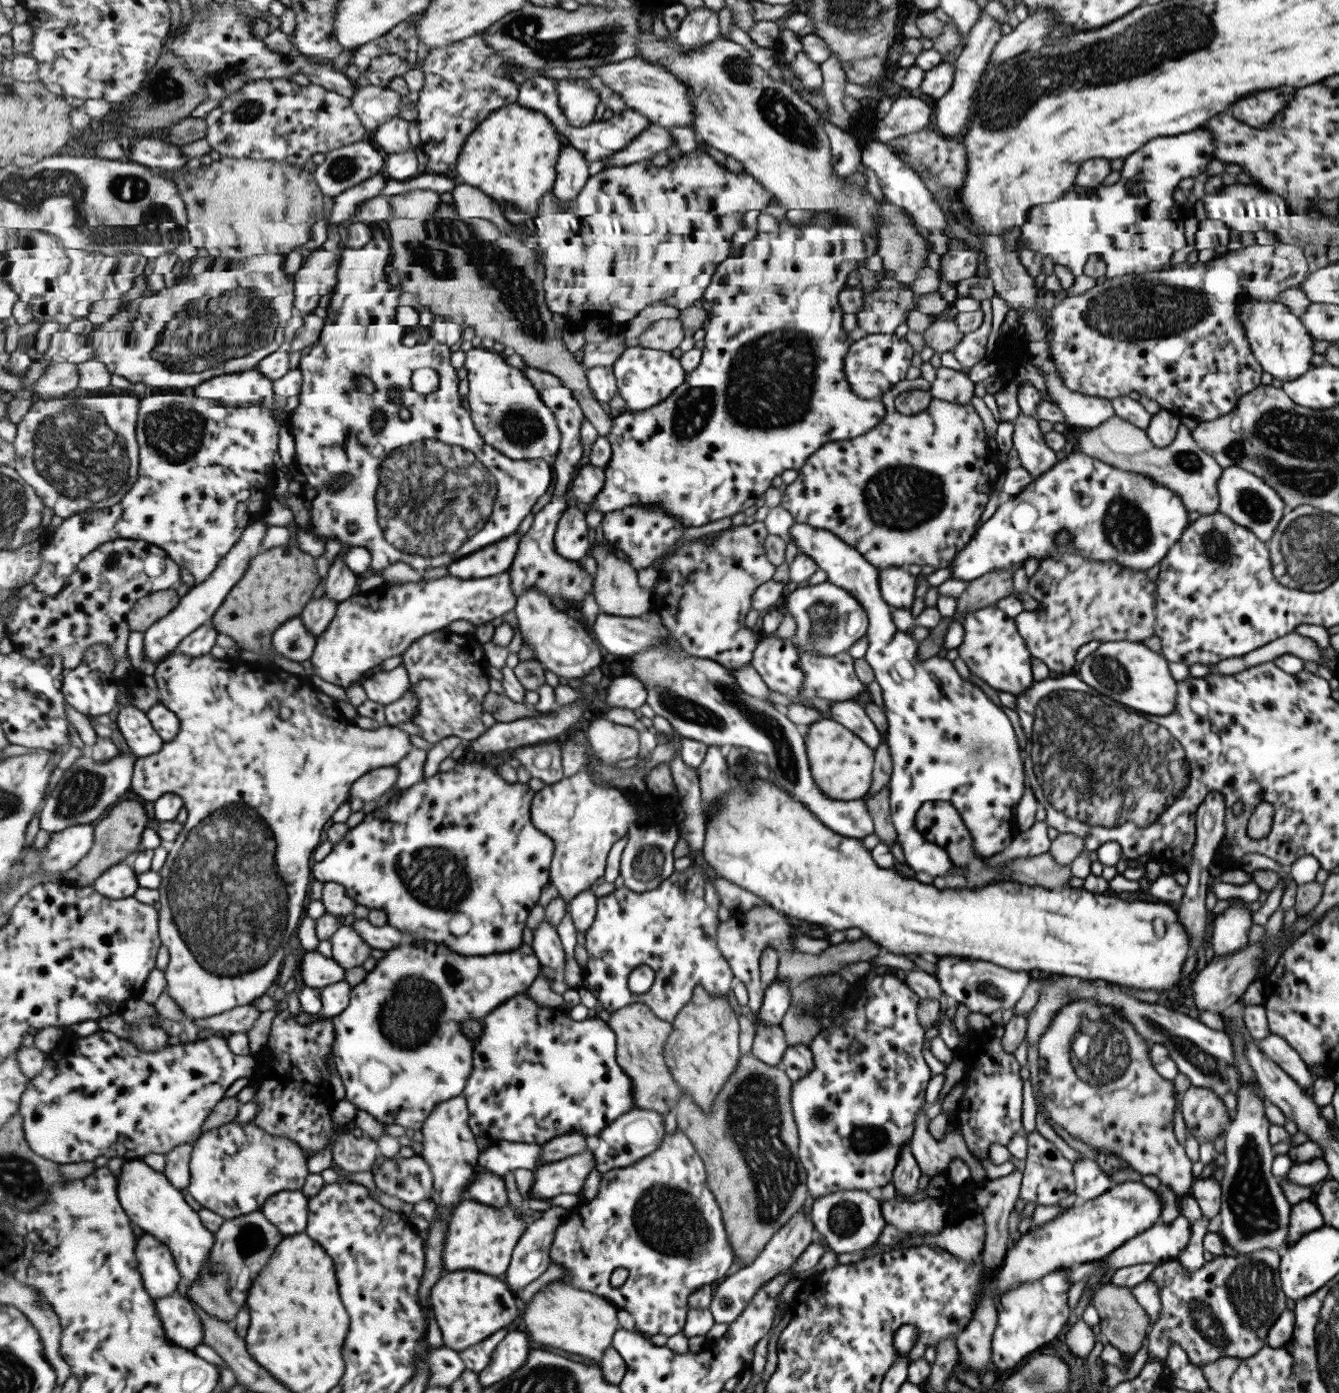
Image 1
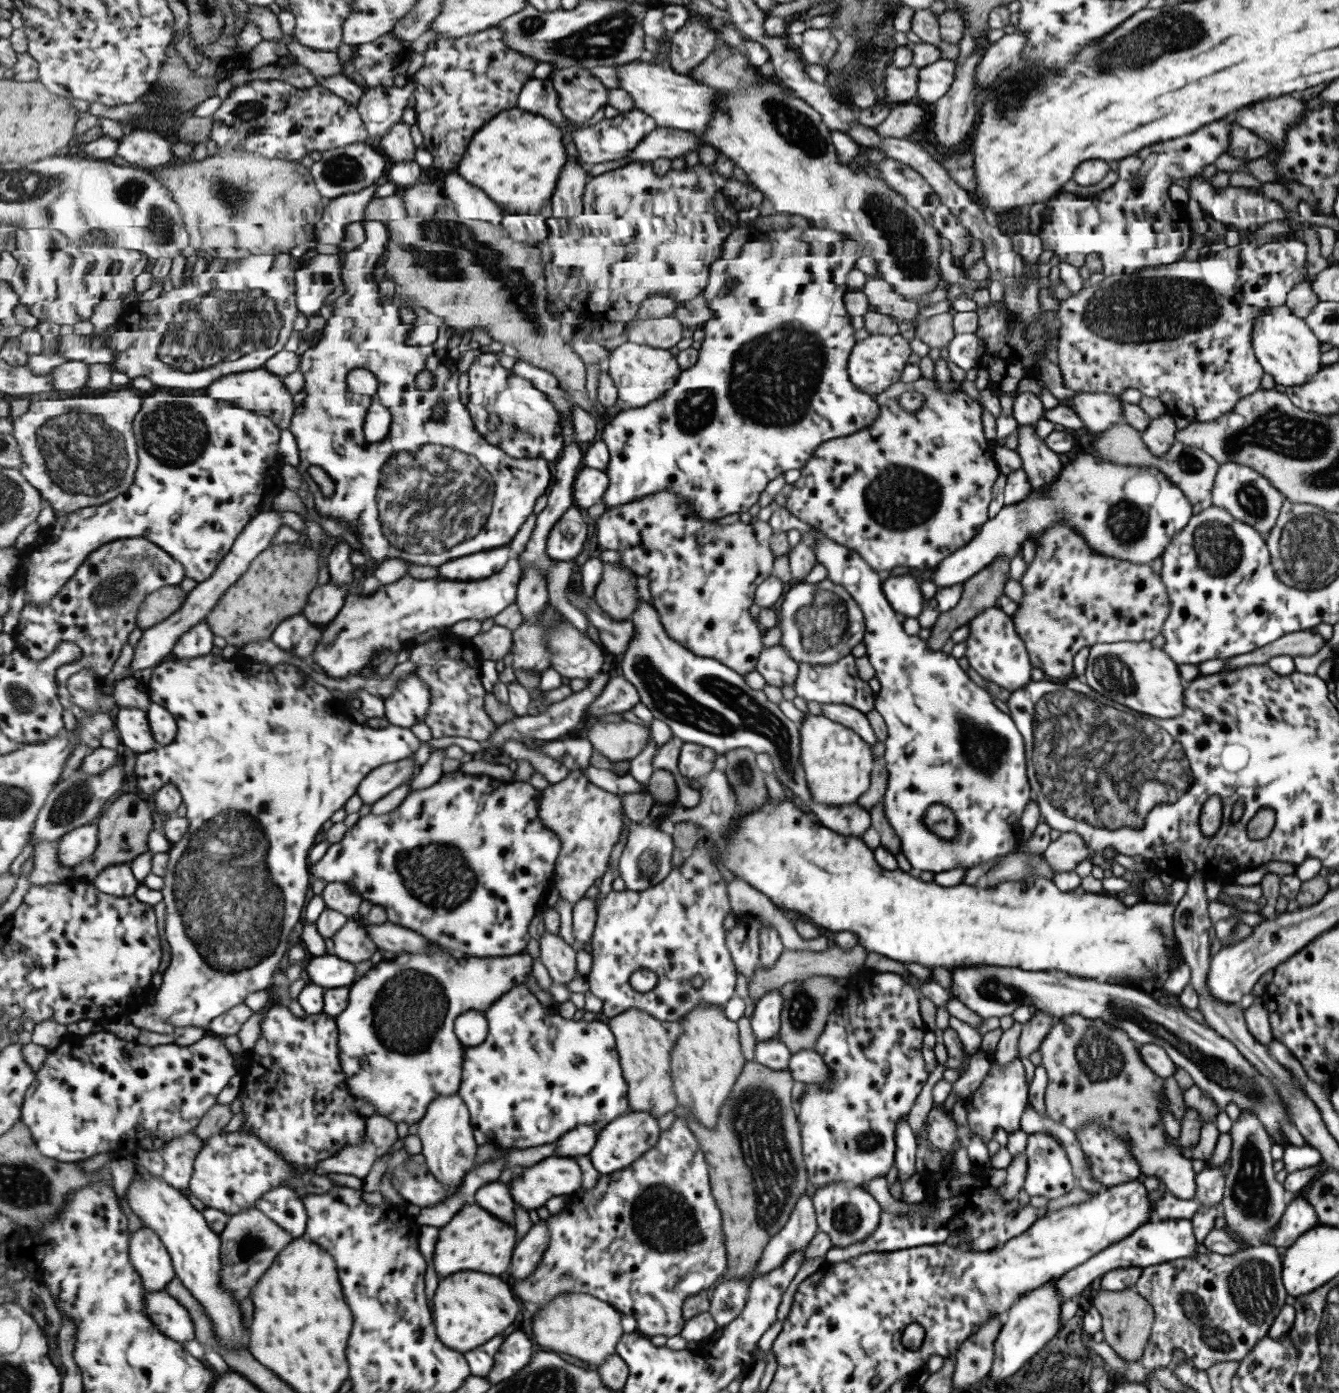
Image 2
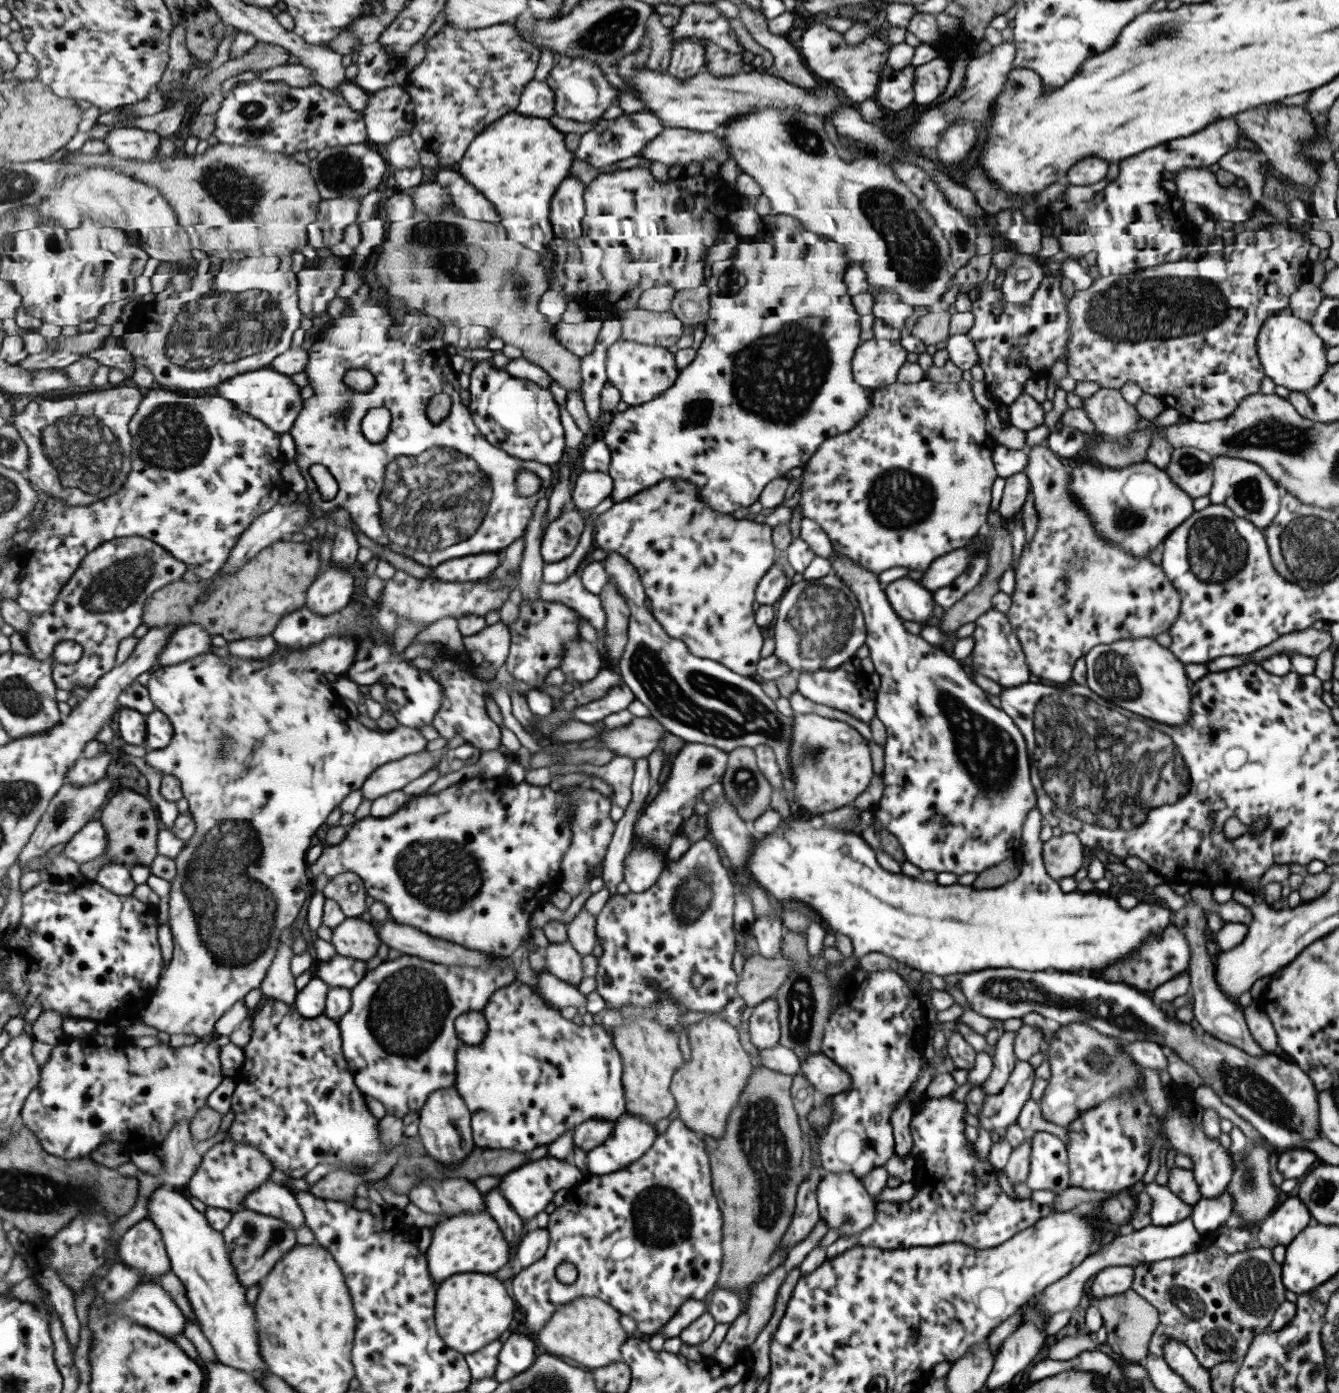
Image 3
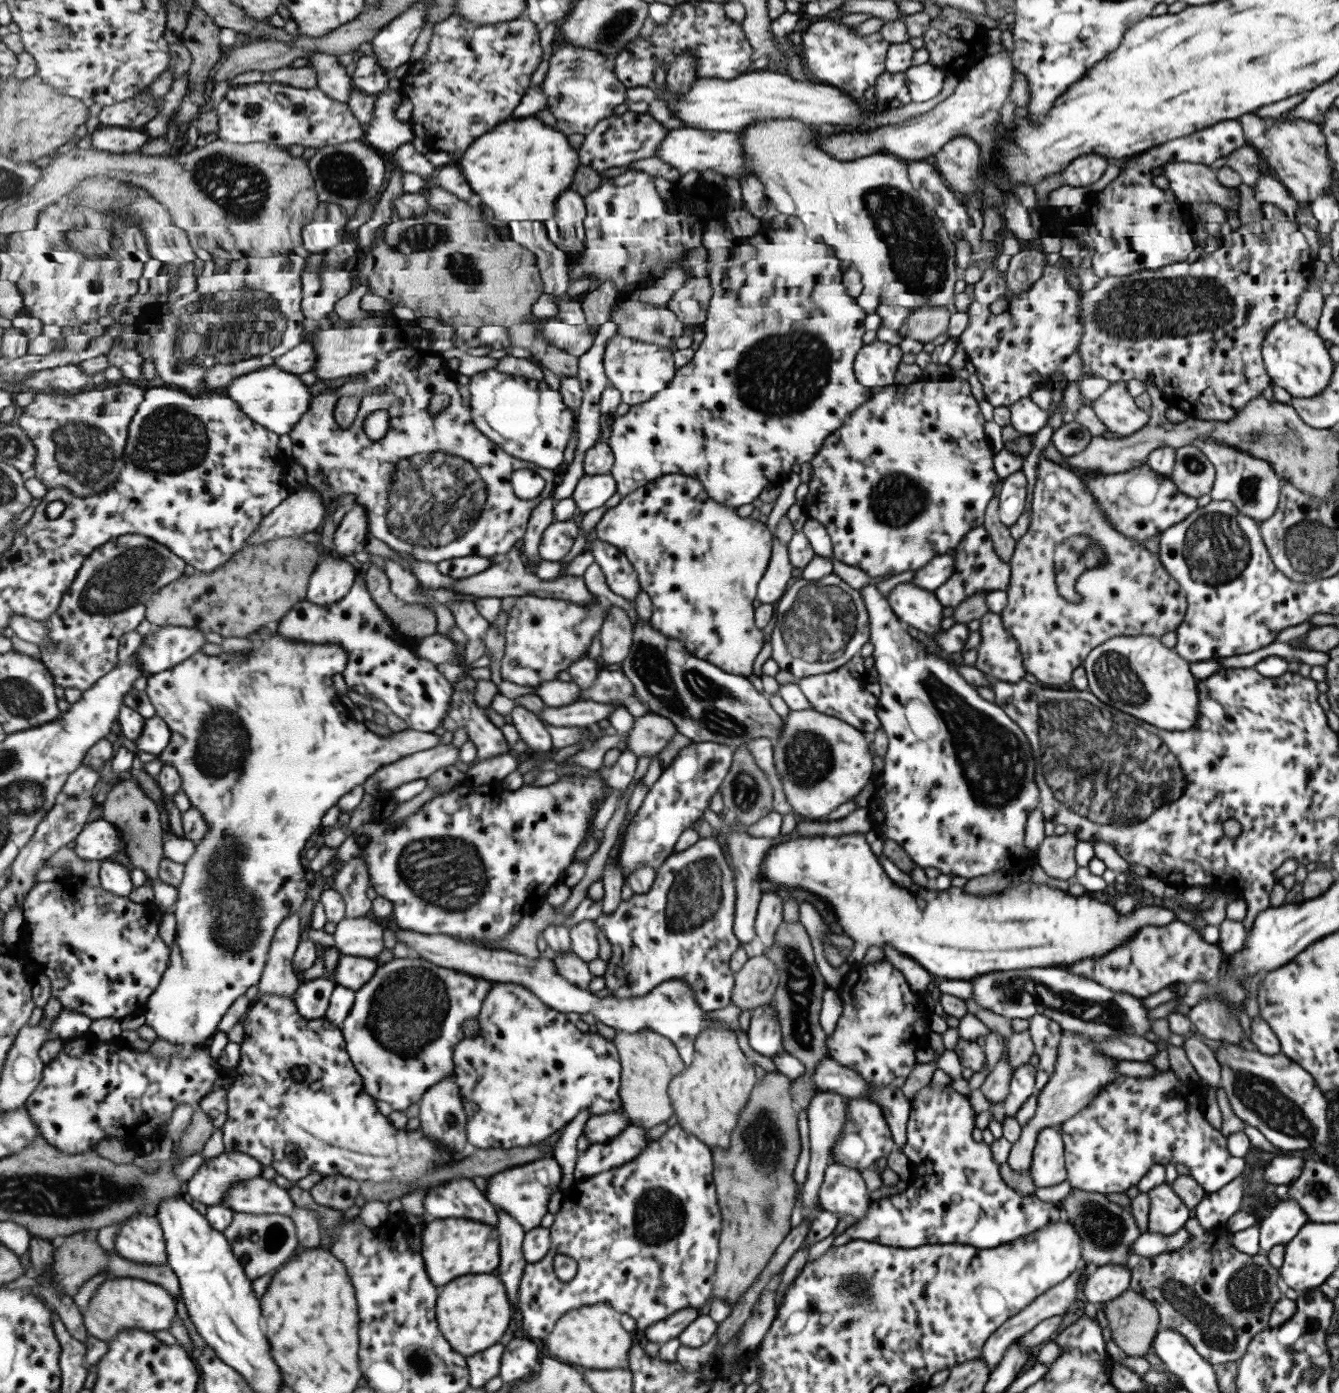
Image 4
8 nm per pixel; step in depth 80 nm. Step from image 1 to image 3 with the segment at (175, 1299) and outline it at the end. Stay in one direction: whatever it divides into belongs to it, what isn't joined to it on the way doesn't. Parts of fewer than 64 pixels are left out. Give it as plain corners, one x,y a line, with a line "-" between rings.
141,1282
123,1303
118,1304
118,1313
166,1337
183,1336
188,1319
165,1288
147,1282

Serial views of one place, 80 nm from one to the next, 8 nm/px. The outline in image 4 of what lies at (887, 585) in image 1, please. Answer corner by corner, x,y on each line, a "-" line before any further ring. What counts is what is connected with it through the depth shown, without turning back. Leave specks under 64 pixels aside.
911,582
896,584
886,596
889,608
904,626
922,630
927,636
943,631
939,627
943,605
926,591

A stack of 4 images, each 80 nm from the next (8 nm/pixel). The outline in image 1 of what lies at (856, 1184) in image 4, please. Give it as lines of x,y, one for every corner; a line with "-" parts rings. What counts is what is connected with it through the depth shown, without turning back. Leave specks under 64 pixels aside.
836,1190
815,1198
811,1205
810,1218
814,1231
825,1239
827,1248
835,1255
869,1249
885,1227
877,1196
863,1190

